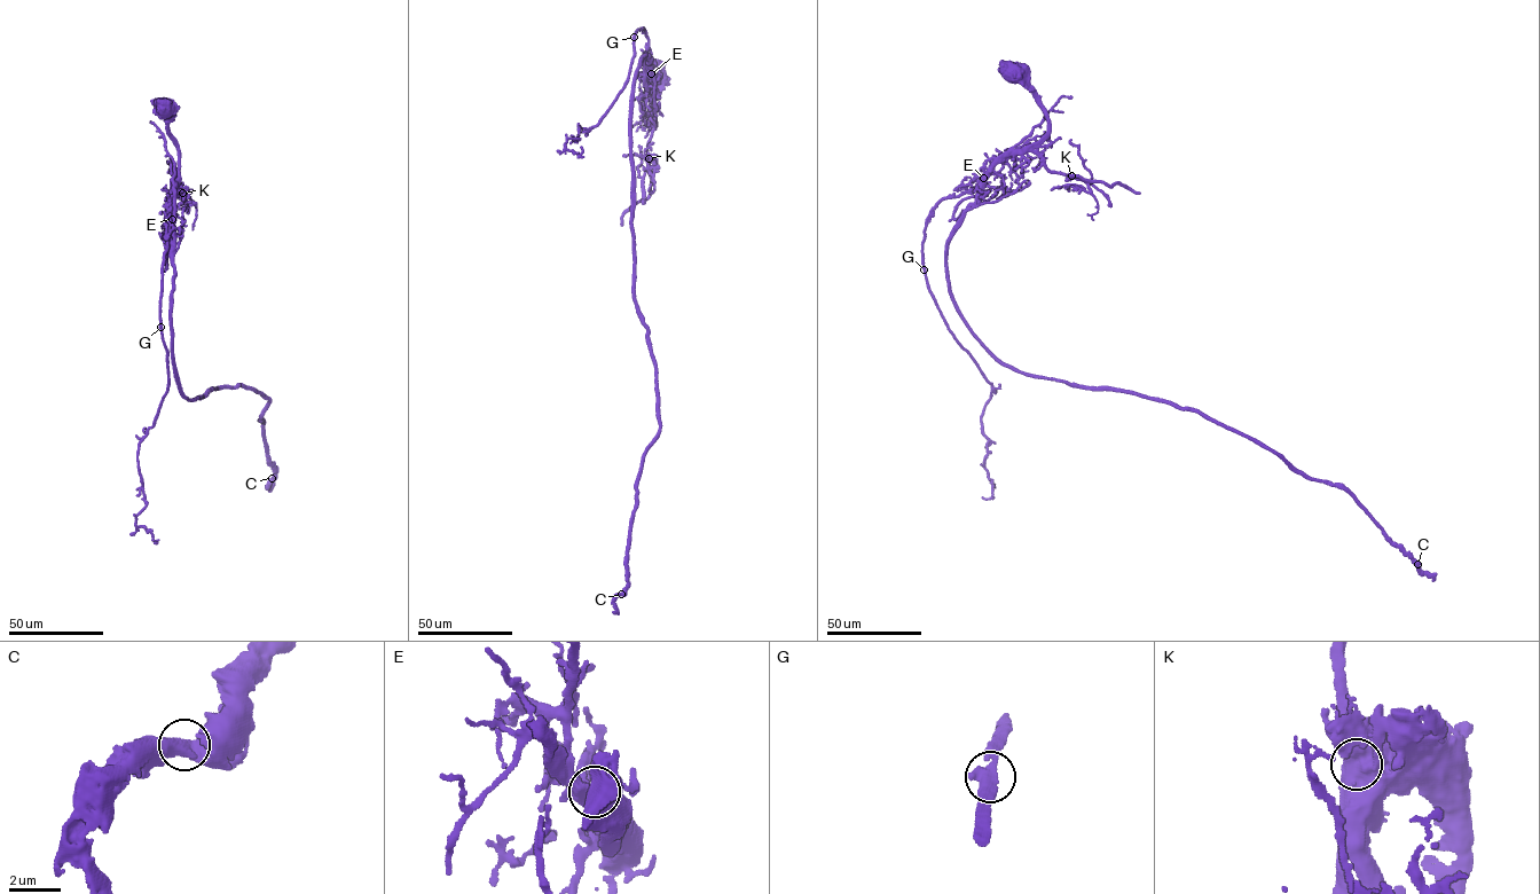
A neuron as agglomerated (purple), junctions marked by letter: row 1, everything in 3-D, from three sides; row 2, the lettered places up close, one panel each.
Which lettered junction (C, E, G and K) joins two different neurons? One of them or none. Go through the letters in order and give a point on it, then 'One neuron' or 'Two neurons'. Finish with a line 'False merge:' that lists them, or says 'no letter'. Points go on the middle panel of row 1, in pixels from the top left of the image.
C: Place: (621, 594). One neuron
E: Place: (651, 73). One neuron
G: Place: (634, 37). One neuron
K: Place: (649, 158). Two neurons
False merge: K

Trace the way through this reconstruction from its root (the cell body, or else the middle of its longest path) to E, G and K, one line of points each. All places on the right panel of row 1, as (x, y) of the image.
E: (1014, 71), (1036, 97), (1047, 120), (1047, 132), (1020, 151), (1008, 151), (983, 178)
G: (1014, 71), (1036, 97), (1047, 132), (1008, 151), (974, 187), (936, 205), (925, 232), (924, 269)
K: (1014, 71), (1036, 97), (1047, 120), (1047, 134), (1032, 149), (1047, 169), (1071, 175)

